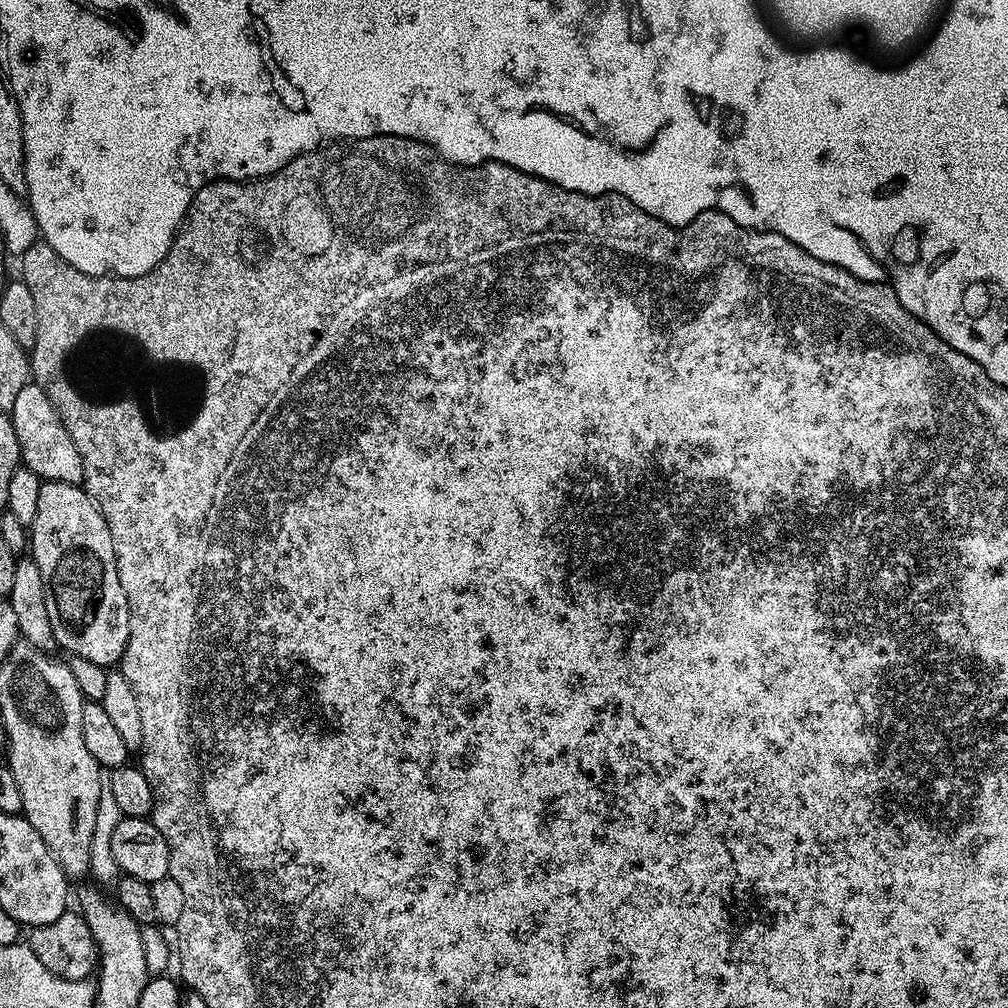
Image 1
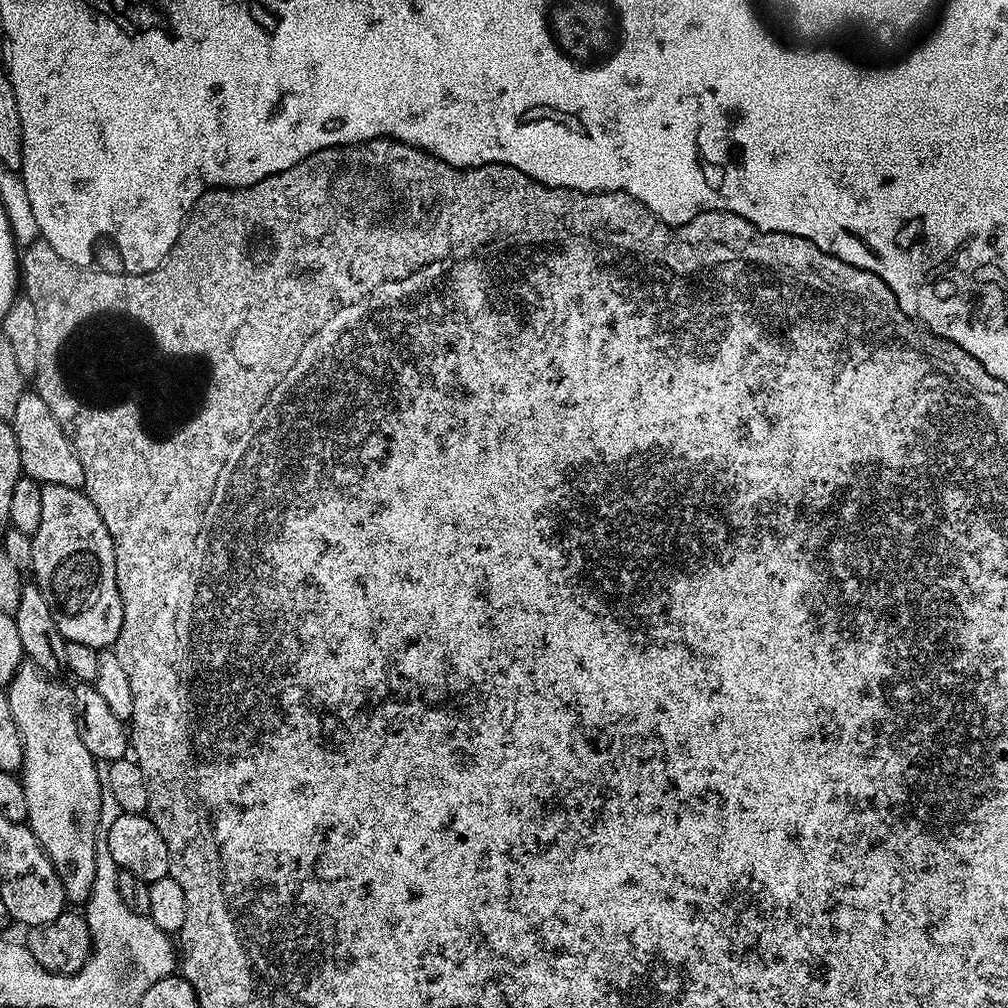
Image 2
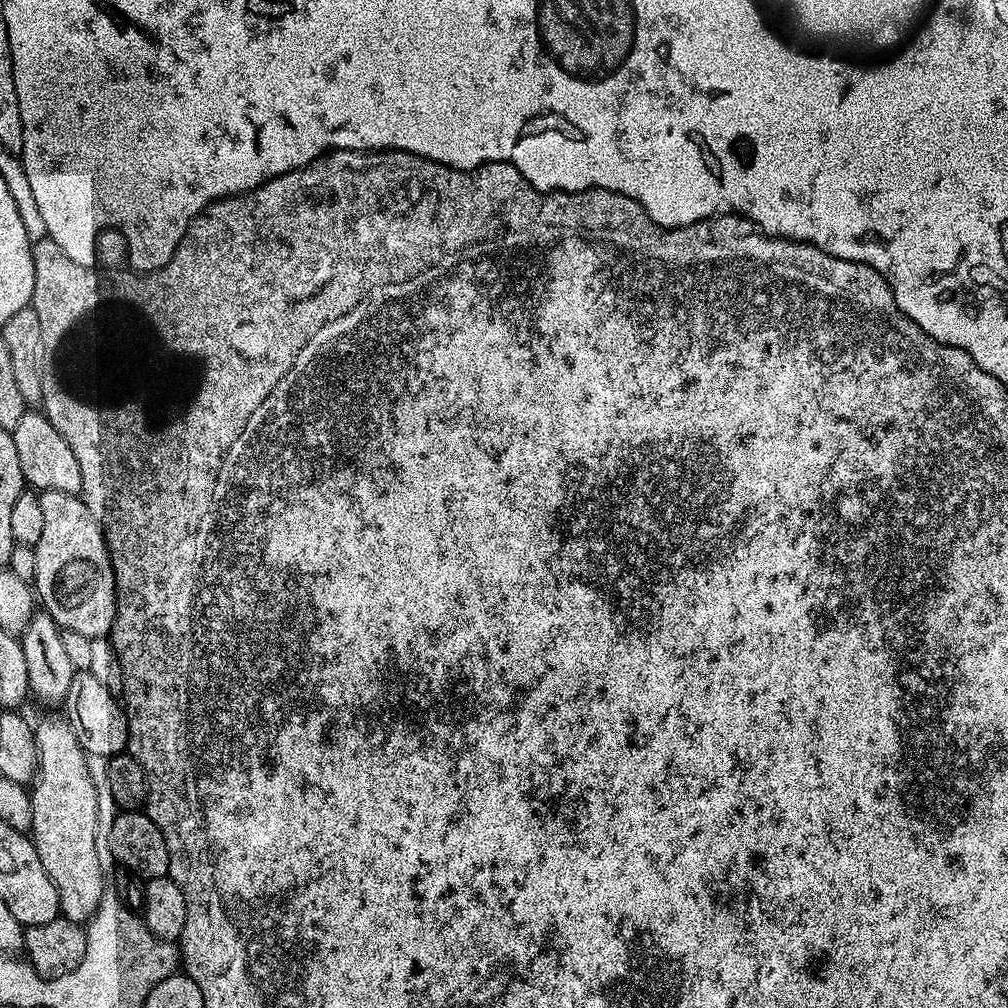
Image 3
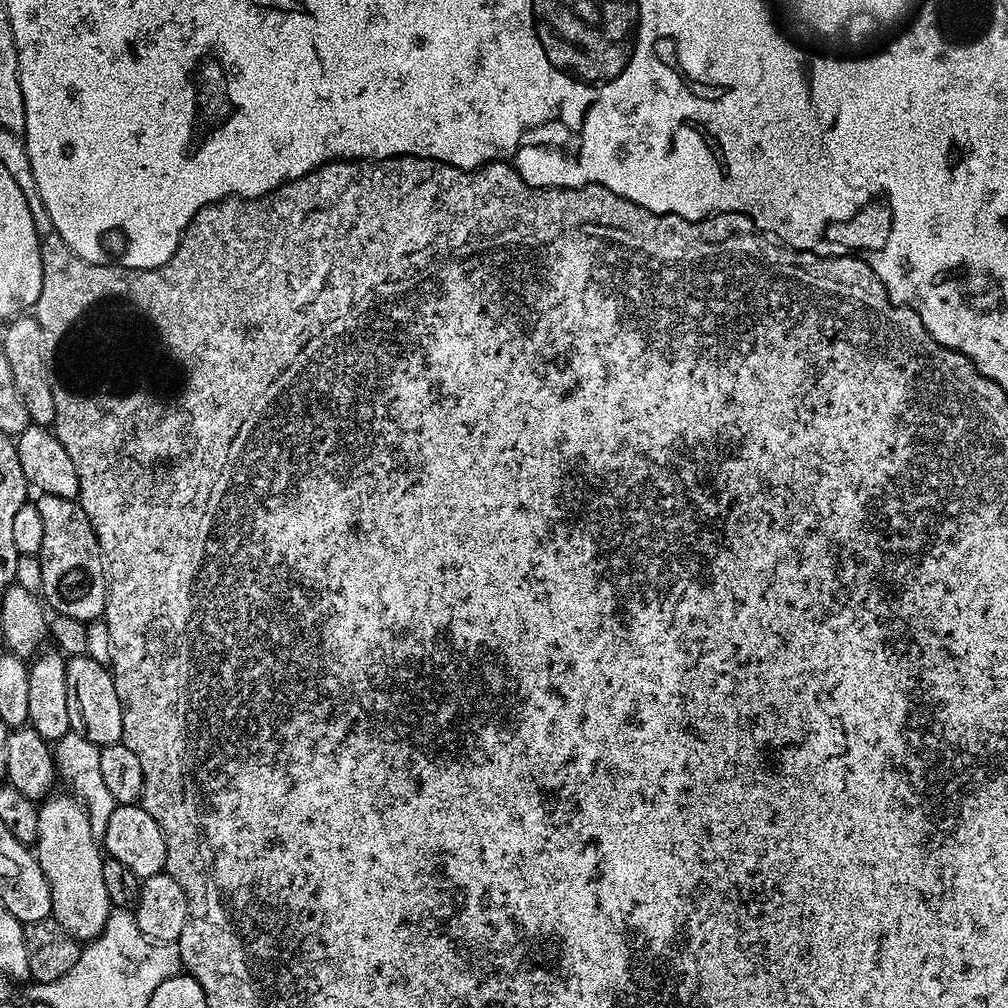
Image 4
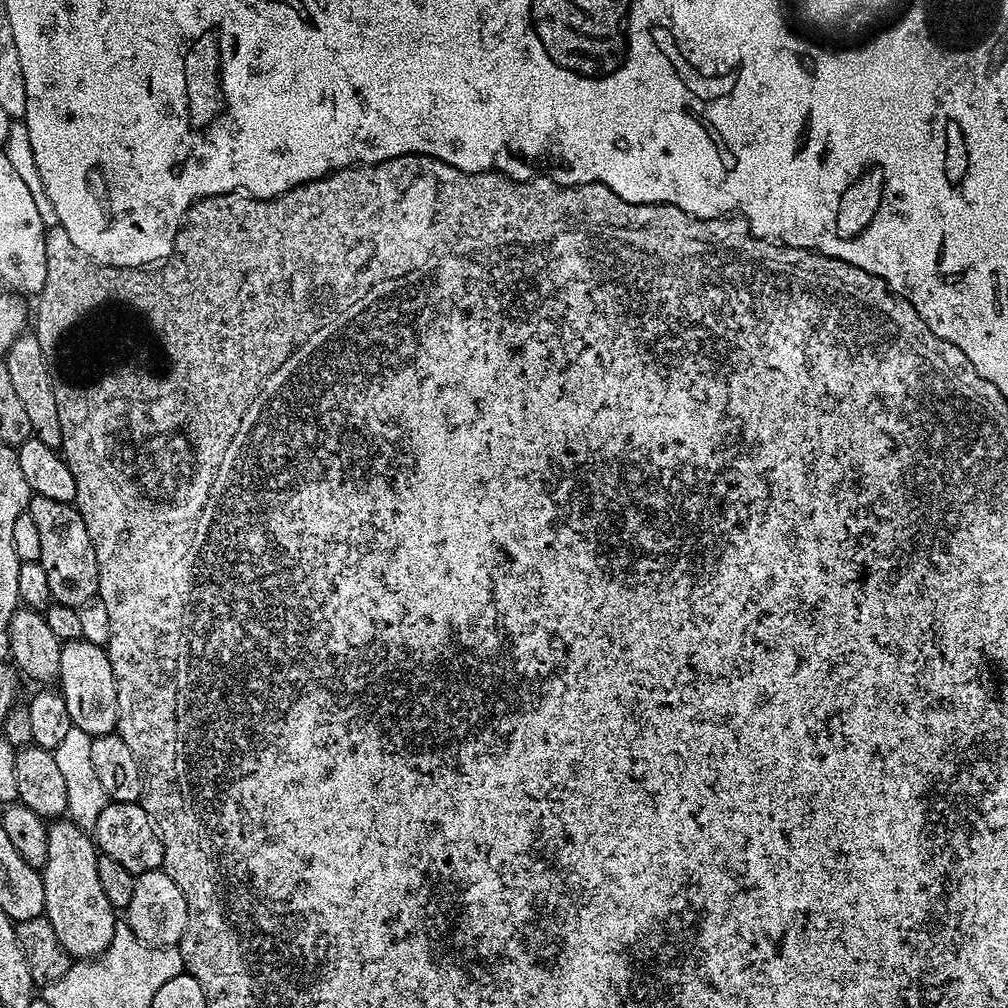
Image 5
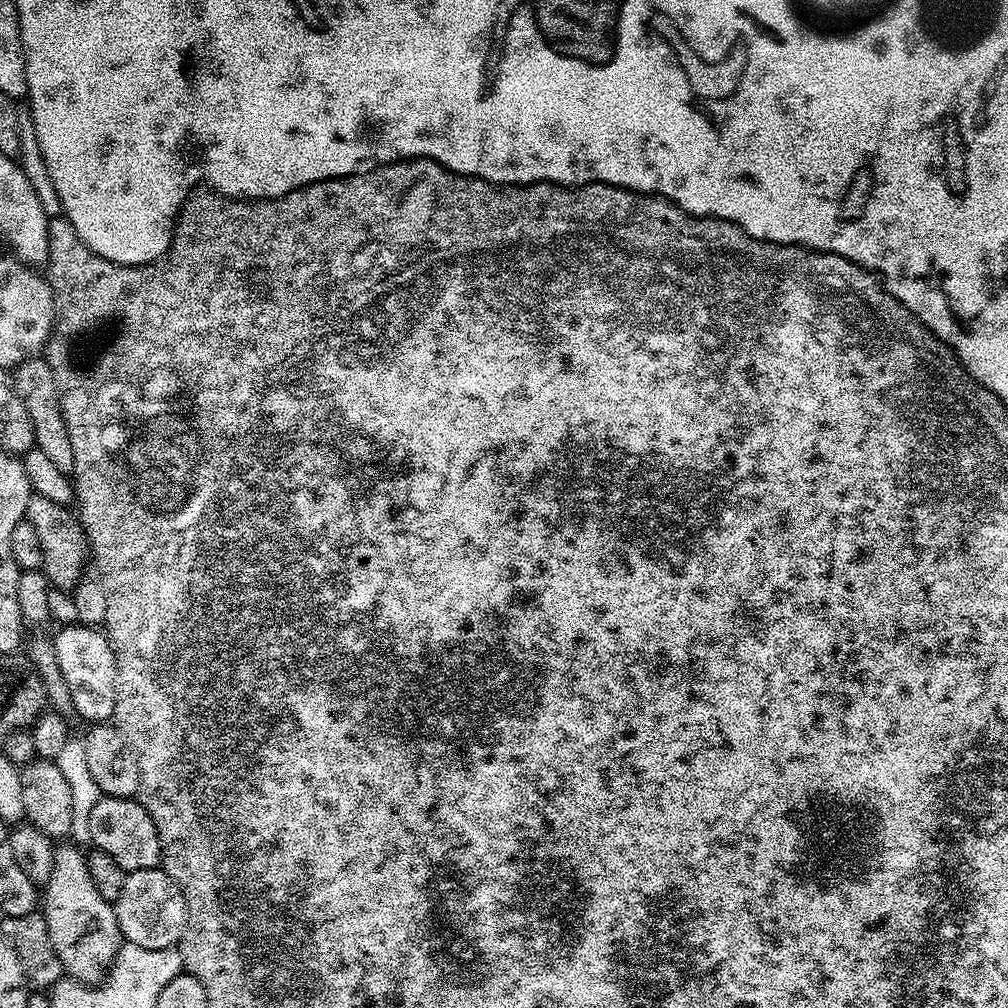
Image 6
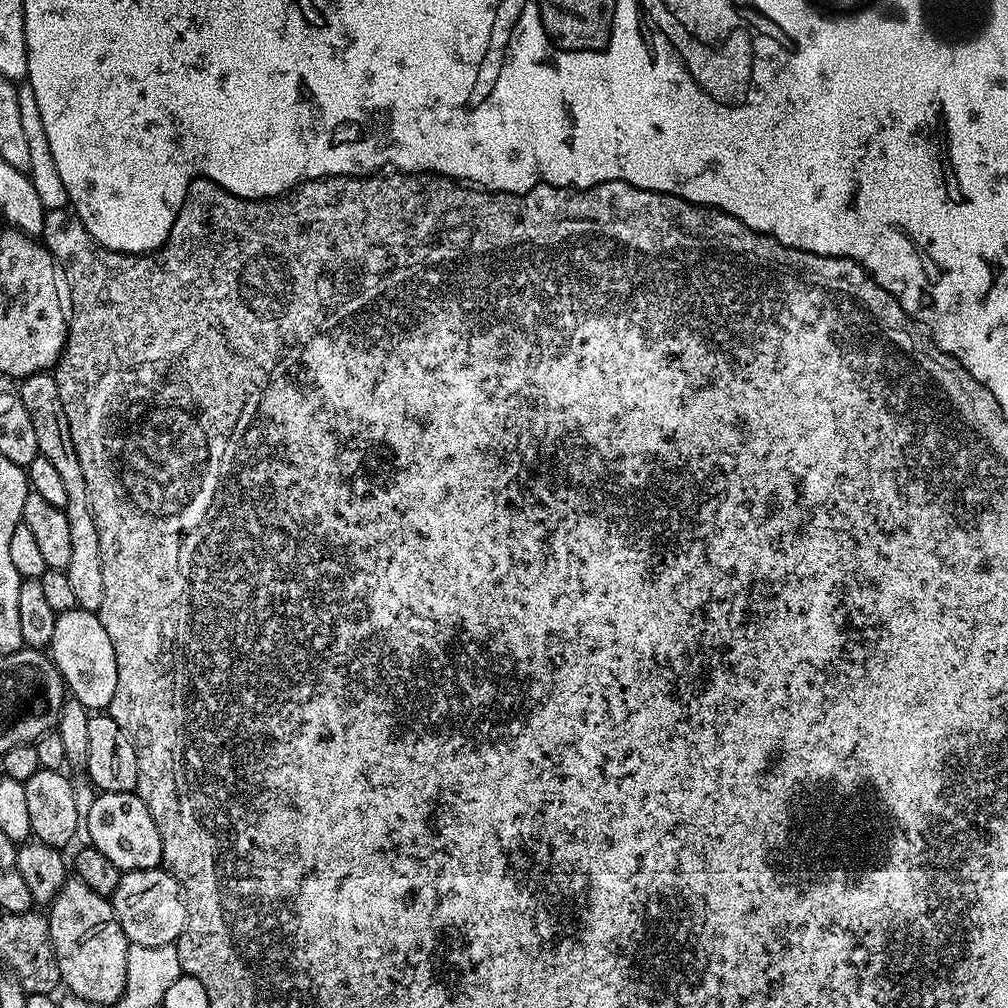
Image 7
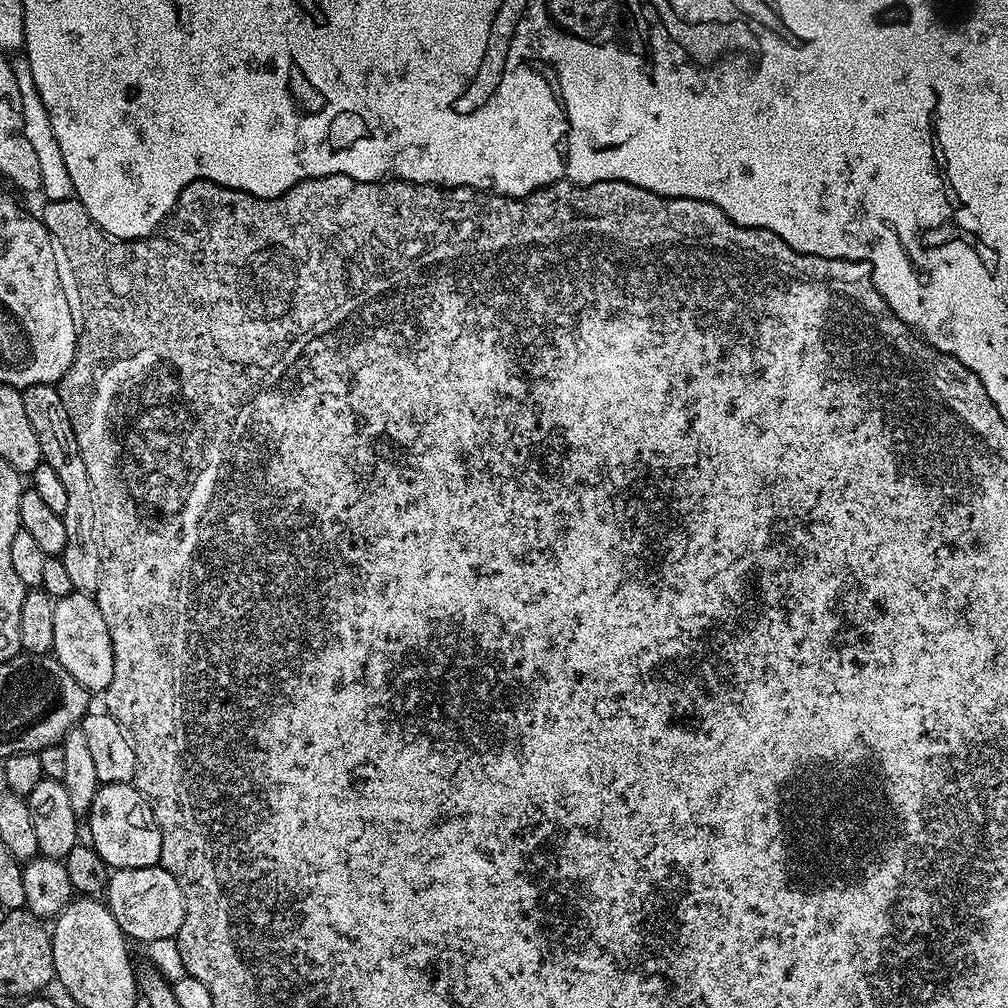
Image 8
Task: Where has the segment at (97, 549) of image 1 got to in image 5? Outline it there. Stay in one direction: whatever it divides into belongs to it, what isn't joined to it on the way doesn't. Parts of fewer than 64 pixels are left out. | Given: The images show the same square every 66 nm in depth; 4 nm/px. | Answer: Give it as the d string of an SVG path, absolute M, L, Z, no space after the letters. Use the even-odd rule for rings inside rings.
M33 495L26 511L38 526L42 542L39 562L46 572L51 599L77 610L89 600L97 599L100 590L98 558L94 554L90 530L86 530L86 522L82 522L82 514L78 509L72 504L54 502L54 498Z

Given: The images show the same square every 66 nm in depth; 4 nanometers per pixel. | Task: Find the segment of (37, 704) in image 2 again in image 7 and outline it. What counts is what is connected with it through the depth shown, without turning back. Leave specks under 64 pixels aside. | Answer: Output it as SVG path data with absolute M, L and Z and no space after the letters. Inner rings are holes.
M75 878L64 881L62 890L52 899L47 909L50 942L58 962L60 982L73 996L90 1006L115 1005L126 986L126 958L129 942L118 926L118 918L109 897L94 894L86 882Z

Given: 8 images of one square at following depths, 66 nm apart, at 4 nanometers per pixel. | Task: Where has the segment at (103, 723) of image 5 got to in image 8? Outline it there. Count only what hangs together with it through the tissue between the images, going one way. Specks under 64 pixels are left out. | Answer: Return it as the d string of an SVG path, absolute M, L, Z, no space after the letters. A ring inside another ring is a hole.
M73 590L68 596L57 599L53 606L54 642L52 652L56 661L90 694L102 694L114 678L114 654L110 642L110 630L106 630L106 618L98 610L95 599L89 593Z

